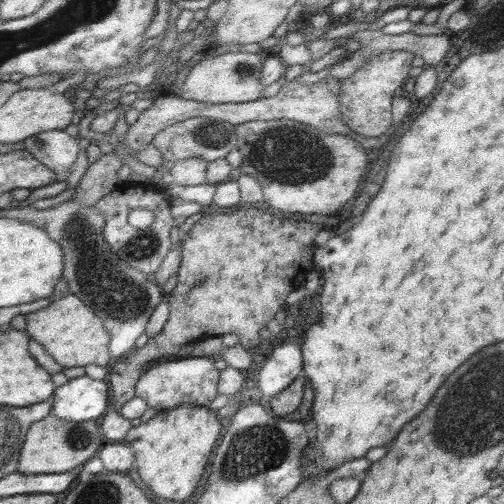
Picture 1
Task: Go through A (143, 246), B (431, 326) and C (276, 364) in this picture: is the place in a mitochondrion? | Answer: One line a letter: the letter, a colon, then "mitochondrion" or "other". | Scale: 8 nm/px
A: mitochondrion
B: other
C: other

